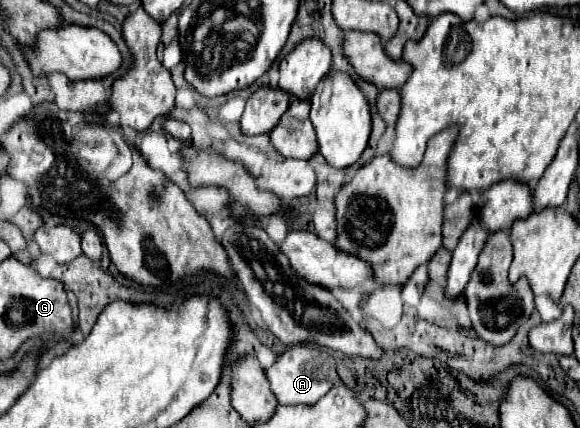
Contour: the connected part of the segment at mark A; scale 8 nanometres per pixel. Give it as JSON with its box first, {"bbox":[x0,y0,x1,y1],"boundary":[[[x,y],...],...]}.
{"bbox":[266,345,340,405],"boundary":[[[312,345],[288,347],[278,357],[278,361],[266,369],[266,377],[280,405],[314,405],[340,379],[336,371],[336,361],[326,351]]]}

